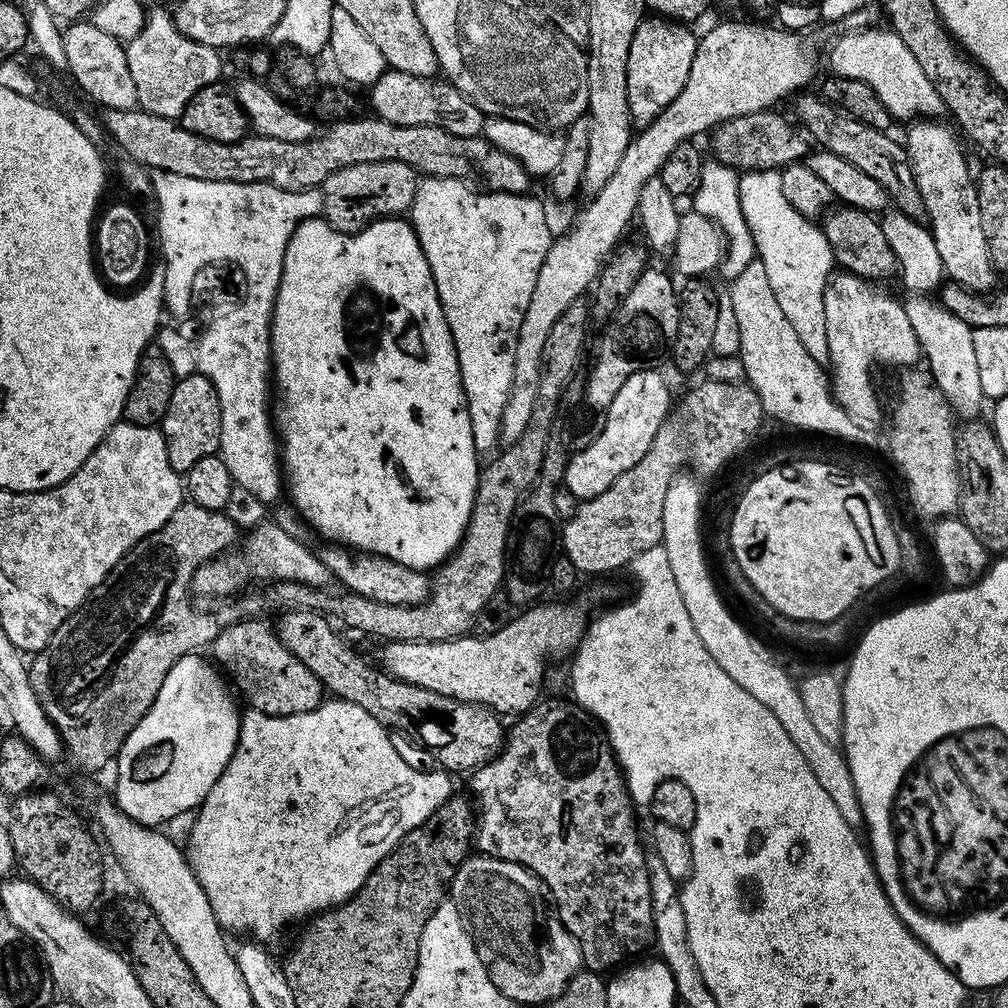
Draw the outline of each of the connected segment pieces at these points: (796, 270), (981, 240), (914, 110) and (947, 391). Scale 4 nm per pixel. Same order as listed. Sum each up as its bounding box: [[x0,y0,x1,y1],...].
[[739,171,834,365],[906,122,998,294],[828,26,946,122],[903,296,986,418]]

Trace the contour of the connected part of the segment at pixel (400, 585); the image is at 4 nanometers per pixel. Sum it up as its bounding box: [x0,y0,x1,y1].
[318,546,432,606]

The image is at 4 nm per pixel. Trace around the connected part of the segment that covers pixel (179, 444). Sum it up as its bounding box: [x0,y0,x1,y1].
[158,374,222,474]

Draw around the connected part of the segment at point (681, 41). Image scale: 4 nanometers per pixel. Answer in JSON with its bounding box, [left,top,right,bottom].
[627,16,698,129]

